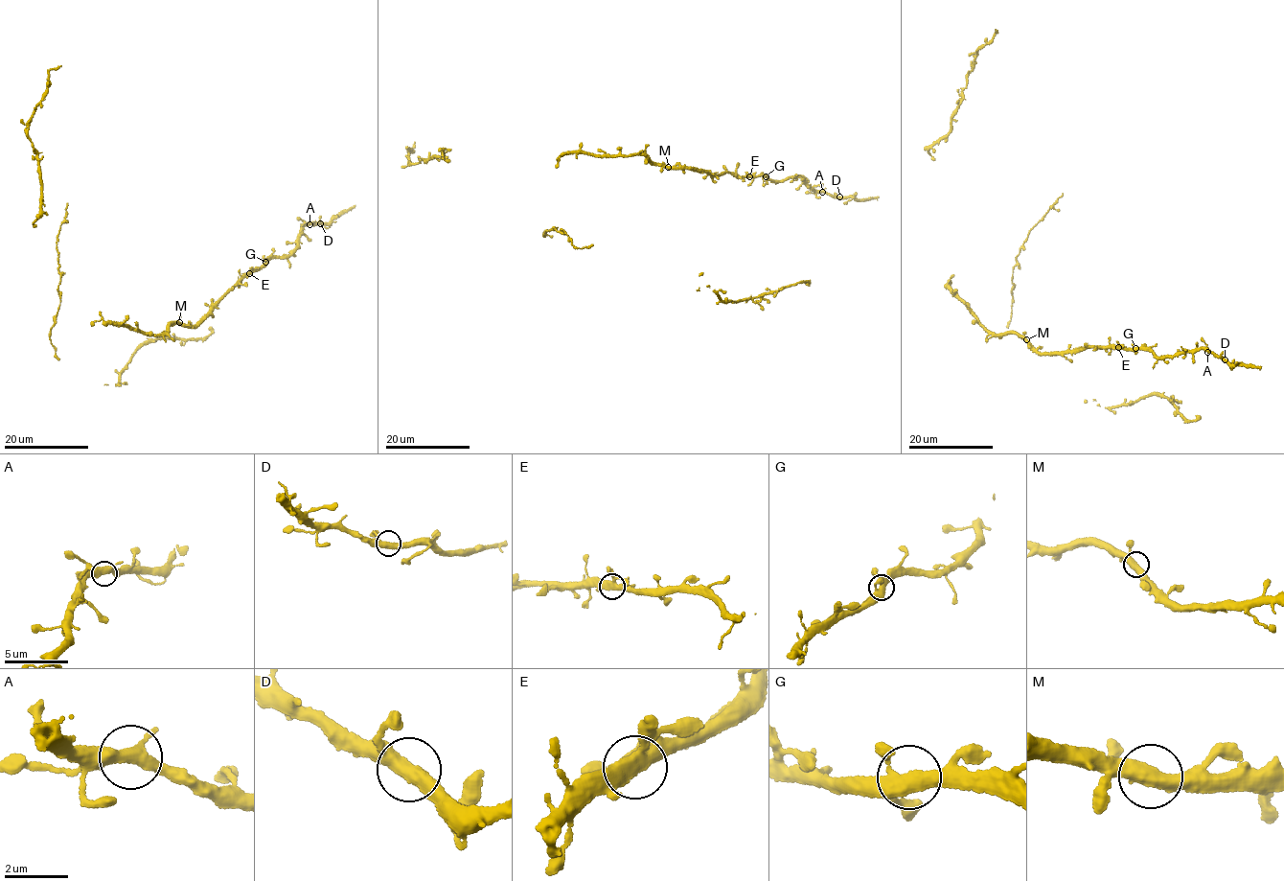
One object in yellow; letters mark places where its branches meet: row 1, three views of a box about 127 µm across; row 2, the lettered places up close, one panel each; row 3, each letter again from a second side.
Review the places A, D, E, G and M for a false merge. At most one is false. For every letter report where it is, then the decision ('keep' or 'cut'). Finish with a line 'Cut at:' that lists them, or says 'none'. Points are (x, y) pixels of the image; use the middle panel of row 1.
A: at (822, 192); keep
D: at (839, 197); keep
E: at (749, 176); keep
G: at (766, 176); keep
M: at (668, 167); keep
Cut at: none

